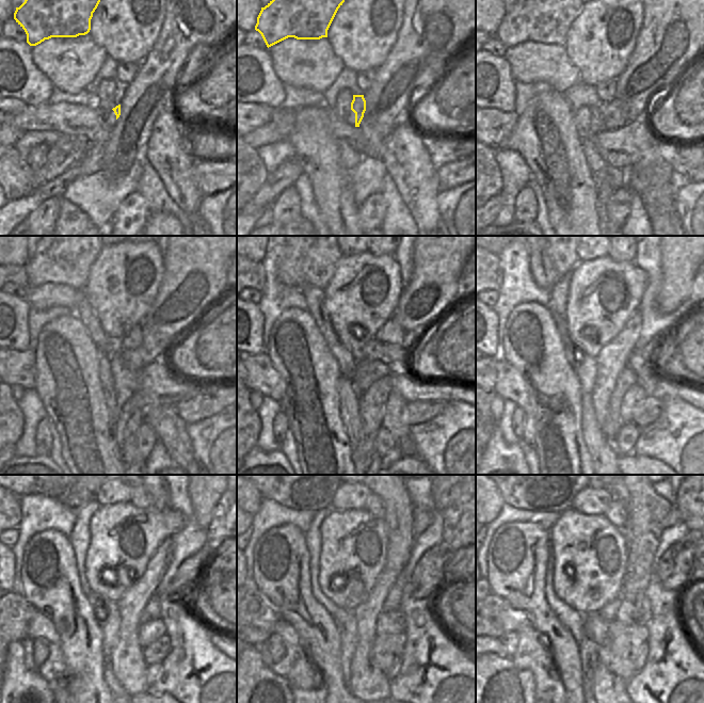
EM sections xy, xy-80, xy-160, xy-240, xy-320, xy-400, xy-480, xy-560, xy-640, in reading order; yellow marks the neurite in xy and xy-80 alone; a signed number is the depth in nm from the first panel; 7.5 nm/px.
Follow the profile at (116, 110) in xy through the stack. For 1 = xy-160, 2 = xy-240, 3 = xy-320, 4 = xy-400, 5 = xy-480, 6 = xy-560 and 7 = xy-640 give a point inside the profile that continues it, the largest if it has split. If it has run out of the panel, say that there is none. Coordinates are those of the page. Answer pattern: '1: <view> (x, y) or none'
1: xy-160 (608, 115)
2: xy-240 (153, 348)
3: xy-320 (390, 333)
4: xy-400 (613, 357)
5: xy-480 (127, 662)
6: xy-560 (368, 683)
7: xy-640 (609, 690)

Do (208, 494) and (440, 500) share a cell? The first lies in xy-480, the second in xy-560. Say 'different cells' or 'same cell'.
same cell

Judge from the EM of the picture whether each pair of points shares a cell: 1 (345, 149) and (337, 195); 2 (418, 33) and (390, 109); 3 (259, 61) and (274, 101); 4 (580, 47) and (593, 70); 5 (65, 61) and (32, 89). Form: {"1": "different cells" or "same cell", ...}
{"1": "different cells", "2": "same cell", "3": "same cell", "4": "same cell", "5": "different cells"}

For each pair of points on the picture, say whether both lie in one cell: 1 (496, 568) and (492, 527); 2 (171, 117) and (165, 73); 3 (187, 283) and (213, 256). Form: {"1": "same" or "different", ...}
{"1": "different", "2": "different", "3": "same"}

